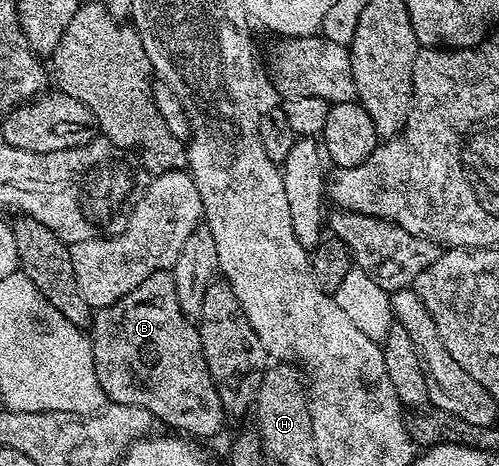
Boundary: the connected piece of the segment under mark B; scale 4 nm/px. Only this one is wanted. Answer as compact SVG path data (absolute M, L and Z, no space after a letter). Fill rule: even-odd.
M173 272L148 275L148 279L140 283L140 287L128 291L128 295L124 295L116 303L97 310L92 317L92 344L96 379L107 402L144 407L144 411L151 413L161 424L163 421L164 424L171 425L174 428L171 430L190 439L214 437L221 431L222 424L227 424L228 418L220 403L220 395L216 395L216 387L204 359L198 326L184 315L184 311L180 311Z

